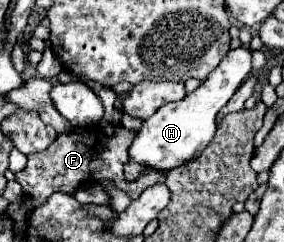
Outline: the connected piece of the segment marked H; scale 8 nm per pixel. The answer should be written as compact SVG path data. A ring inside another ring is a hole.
M237 48L229 50L229 54L221 60L221 64L205 78L205 82L187 94L183 100L163 104L155 116L147 118L135 136L129 148L129 162L125 166L127 180L133 180L141 174L141 168L153 166L159 170L171 170L175 166L183 166L191 158L197 158L215 134L215 116L217 112L231 100L233 92L243 84L247 74L251 72L251 50Z

